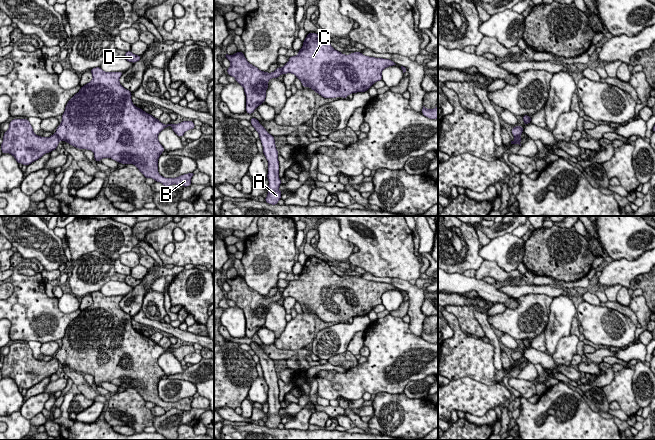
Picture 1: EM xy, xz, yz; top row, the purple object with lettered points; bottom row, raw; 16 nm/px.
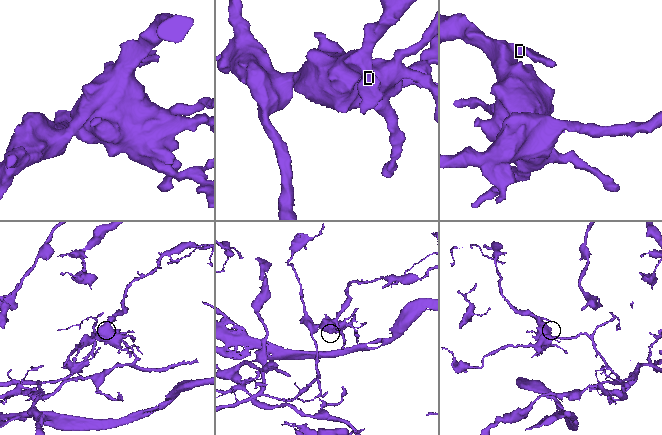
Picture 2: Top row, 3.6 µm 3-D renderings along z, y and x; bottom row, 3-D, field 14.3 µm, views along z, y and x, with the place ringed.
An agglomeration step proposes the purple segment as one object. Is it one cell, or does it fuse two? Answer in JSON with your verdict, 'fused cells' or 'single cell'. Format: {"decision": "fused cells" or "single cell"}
{"decision": "fused cells"}

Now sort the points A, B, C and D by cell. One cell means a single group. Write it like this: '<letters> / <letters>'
A / B C D

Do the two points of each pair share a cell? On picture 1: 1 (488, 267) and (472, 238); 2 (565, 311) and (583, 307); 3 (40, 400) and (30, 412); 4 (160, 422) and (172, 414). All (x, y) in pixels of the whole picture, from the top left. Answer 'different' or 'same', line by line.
1: different
2: different
3: same
4: same

